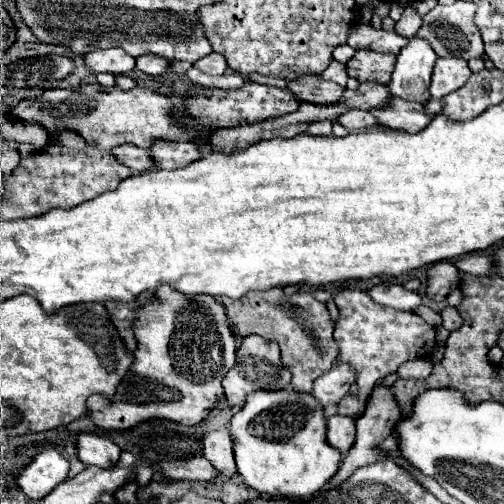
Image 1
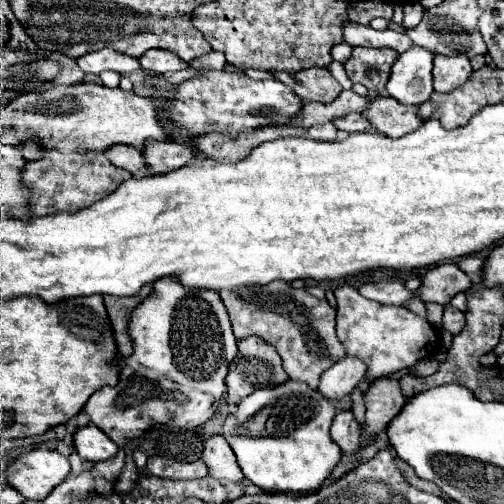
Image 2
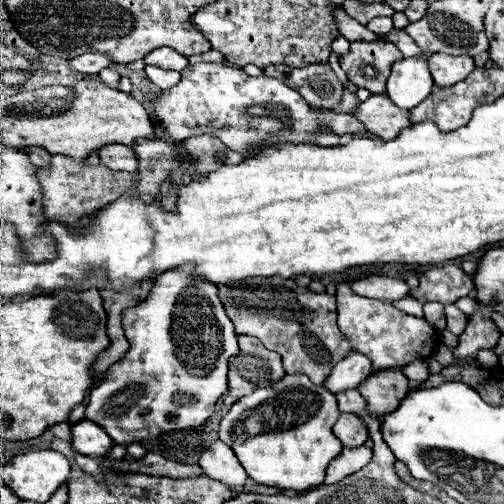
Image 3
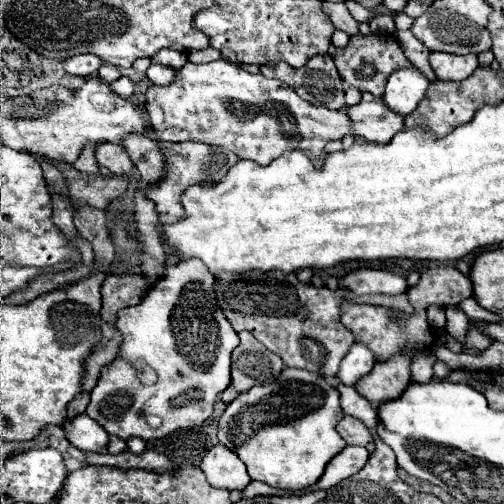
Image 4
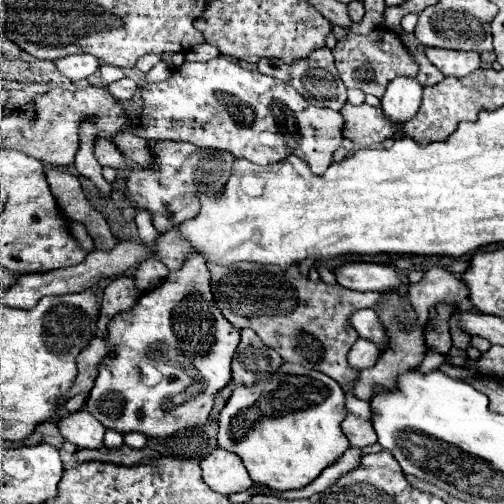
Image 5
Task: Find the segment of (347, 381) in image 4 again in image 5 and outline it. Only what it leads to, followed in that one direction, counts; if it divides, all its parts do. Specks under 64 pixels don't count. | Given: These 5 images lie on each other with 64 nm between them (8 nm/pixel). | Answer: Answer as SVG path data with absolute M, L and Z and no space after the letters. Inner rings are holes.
M358 338L352 346L352 350L348 352L348 366L354 372L362 372L366 368L372 368L376 364L376 360L380 358L380 350L376 344Z

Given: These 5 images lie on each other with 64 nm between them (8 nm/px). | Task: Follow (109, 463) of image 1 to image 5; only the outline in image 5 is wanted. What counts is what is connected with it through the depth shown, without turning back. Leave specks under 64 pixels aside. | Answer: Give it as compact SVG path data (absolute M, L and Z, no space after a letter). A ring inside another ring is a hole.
M86 410L74 412L58 422L60 434L78 448L102 448L106 428Z

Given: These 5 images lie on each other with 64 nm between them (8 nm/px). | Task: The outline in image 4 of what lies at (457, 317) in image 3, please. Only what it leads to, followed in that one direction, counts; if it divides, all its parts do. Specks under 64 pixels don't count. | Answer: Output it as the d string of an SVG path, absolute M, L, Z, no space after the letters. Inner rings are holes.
M446 306L446 318L448 318L446 332L448 332L450 336L454 336L458 342L464 342L466 330L468 330L468 326L470 326L468 316L466 316L458 306Z

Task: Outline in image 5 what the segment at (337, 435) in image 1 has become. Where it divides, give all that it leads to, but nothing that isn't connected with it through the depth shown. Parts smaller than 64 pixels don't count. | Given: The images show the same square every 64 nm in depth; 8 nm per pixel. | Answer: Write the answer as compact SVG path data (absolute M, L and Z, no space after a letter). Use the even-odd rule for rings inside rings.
M348 414L344 418L342 432L350 440L350 444L356 448L364 448L364 446L370 446L376 442L376 432L372 428L372 422L362 420L358 416L352 416L352 414Z

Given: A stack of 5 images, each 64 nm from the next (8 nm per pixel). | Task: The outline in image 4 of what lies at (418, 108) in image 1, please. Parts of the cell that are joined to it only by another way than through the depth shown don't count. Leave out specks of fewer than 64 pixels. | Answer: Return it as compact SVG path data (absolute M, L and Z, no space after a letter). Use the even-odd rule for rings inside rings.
M382 98L360 102L350 106L346 112L354 122L352 134L368 142L388 144L396 132L404 130L404 118L398 116L398 112L386 108Z

